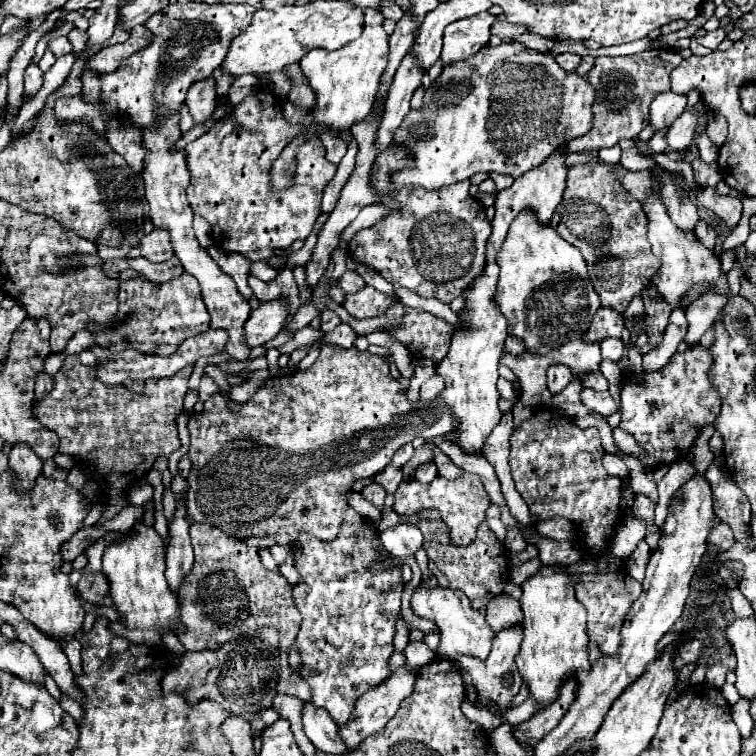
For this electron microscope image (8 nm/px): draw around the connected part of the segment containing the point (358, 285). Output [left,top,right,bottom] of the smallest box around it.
[339,272,365,294]

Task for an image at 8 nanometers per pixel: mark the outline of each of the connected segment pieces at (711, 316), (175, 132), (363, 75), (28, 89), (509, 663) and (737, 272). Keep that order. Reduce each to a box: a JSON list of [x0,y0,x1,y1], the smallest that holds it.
[[685,294,729,346],[143,114,251,362],[301,10,389,136],[25,64,43,98],[457,626,523,710],[727,262,743,296]]

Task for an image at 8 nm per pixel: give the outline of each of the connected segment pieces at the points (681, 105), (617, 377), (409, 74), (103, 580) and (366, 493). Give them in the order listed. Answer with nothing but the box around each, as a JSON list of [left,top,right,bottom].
[[649,92,687,130],[600,359,622,404],[377,54,423,150],[77,572,109,604],[361,482,385,508]]

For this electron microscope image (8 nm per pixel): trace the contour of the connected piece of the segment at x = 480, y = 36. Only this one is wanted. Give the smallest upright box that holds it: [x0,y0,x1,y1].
[441,12,497,66]

